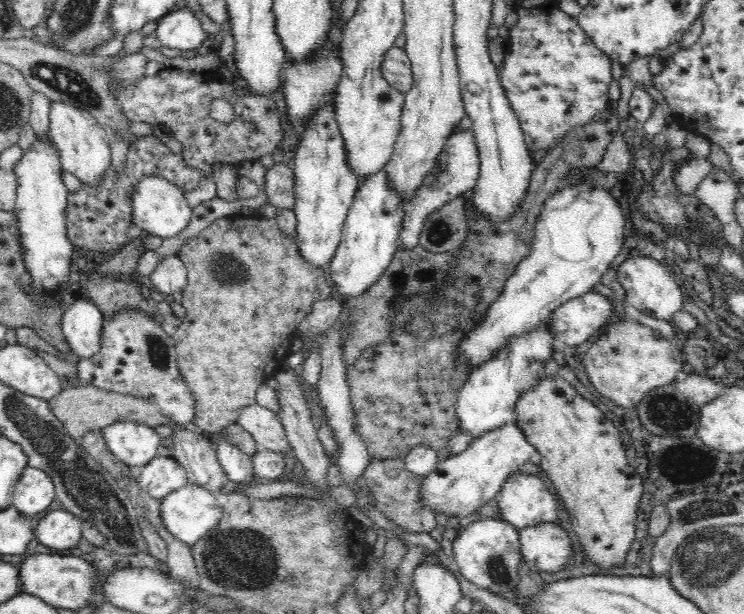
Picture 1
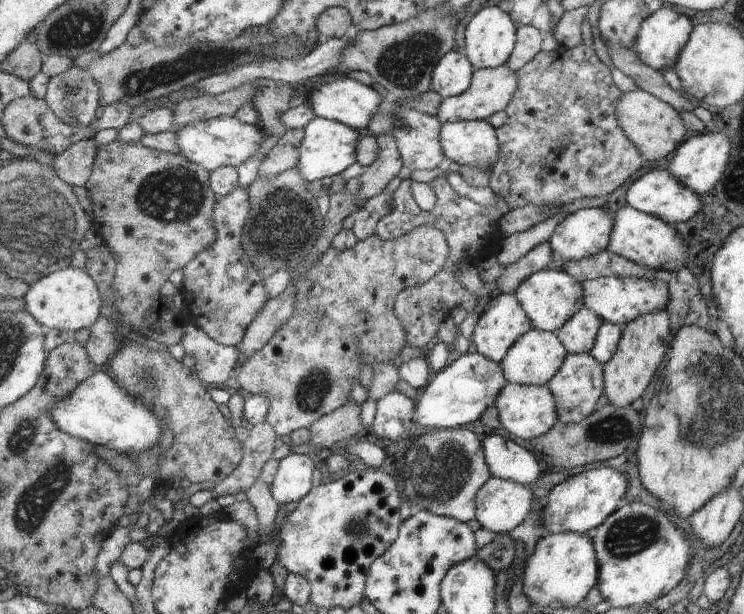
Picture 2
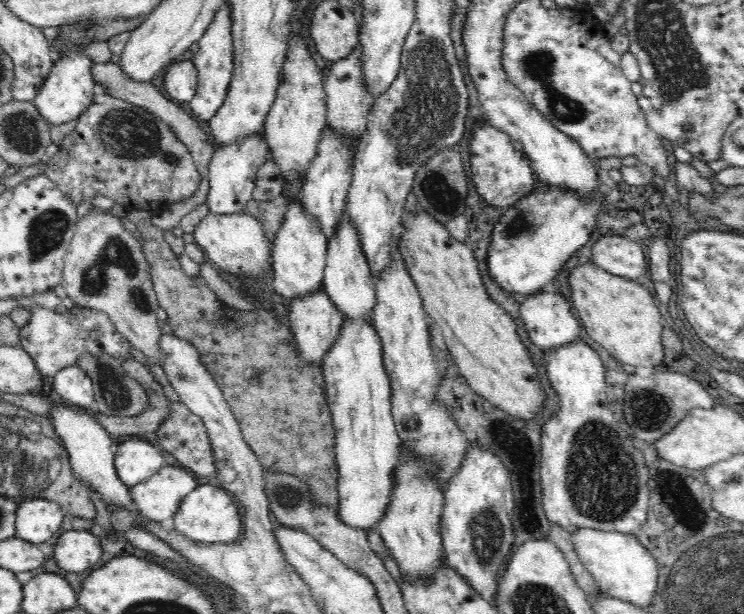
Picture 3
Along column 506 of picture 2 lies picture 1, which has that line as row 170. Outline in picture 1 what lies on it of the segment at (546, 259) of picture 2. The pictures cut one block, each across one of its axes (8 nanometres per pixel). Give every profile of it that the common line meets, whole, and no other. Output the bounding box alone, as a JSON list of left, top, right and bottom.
[264,163,295,210]

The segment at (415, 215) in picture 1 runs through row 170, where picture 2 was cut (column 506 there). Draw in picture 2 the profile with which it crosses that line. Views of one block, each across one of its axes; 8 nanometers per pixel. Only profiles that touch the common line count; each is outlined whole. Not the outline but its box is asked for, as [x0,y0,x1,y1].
[481,432,546,486]

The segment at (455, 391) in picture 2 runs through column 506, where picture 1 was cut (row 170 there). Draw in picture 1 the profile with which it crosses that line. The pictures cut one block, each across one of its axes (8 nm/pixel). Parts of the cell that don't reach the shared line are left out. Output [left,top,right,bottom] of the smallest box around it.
[327,170,404,300]

